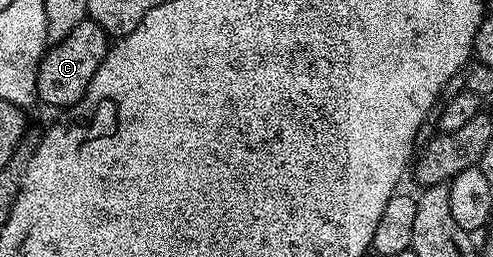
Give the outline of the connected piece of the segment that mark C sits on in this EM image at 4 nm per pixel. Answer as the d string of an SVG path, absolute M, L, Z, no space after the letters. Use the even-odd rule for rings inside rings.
M86 17L81 20L67 37L59 42L52 42L43 52L43 60L39 63L37 73L37 96L44 99L51 107L66 109L89 89L89 81L93 81L93 73L101 65L101 61L107 56L109 36L101 29L101 25L94 23Z

